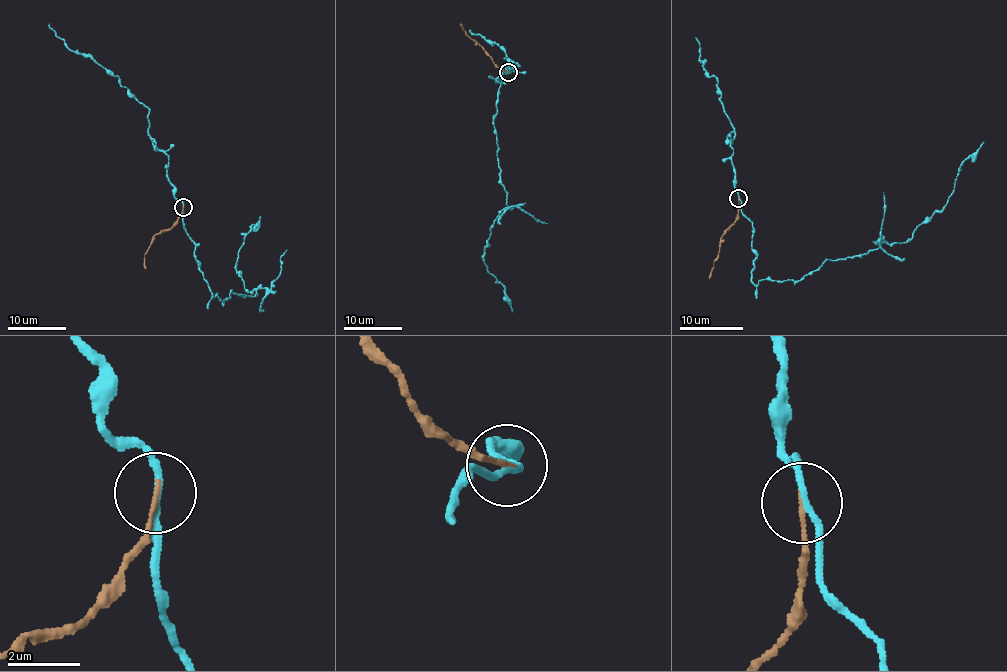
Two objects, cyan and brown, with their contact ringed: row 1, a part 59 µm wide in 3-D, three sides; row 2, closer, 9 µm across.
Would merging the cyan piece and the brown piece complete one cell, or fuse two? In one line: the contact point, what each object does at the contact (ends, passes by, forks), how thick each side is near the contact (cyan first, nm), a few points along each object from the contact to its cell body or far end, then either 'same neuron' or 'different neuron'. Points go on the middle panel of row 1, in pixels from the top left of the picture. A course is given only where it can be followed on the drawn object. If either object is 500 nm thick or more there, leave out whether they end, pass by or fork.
(508, 72) | cyan passes by | brown ends | 170/120 nm | cyan via (509, 72), (495, 81), (498, 76), (494, 120), (507, 202), (483, 258), (512, 312) | brown via (509, 72), (499, 68), (467, 36), (461, 24) | different neuron

